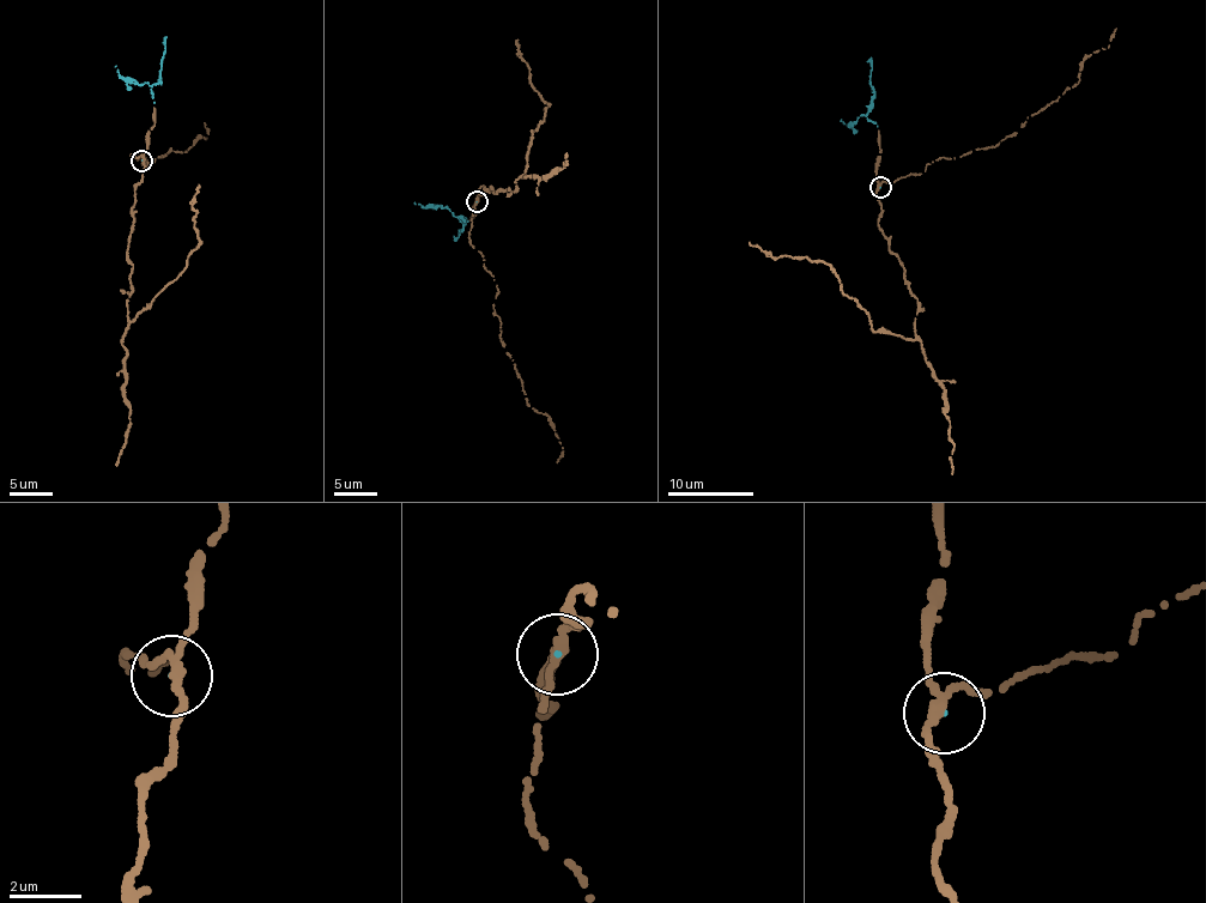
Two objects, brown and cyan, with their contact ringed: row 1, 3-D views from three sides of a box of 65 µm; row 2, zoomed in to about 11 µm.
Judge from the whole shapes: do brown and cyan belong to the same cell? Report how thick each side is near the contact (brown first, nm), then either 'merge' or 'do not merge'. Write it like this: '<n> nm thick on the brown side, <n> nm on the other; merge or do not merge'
240 nm thick on the brown side, 50 nm on the other; merge

